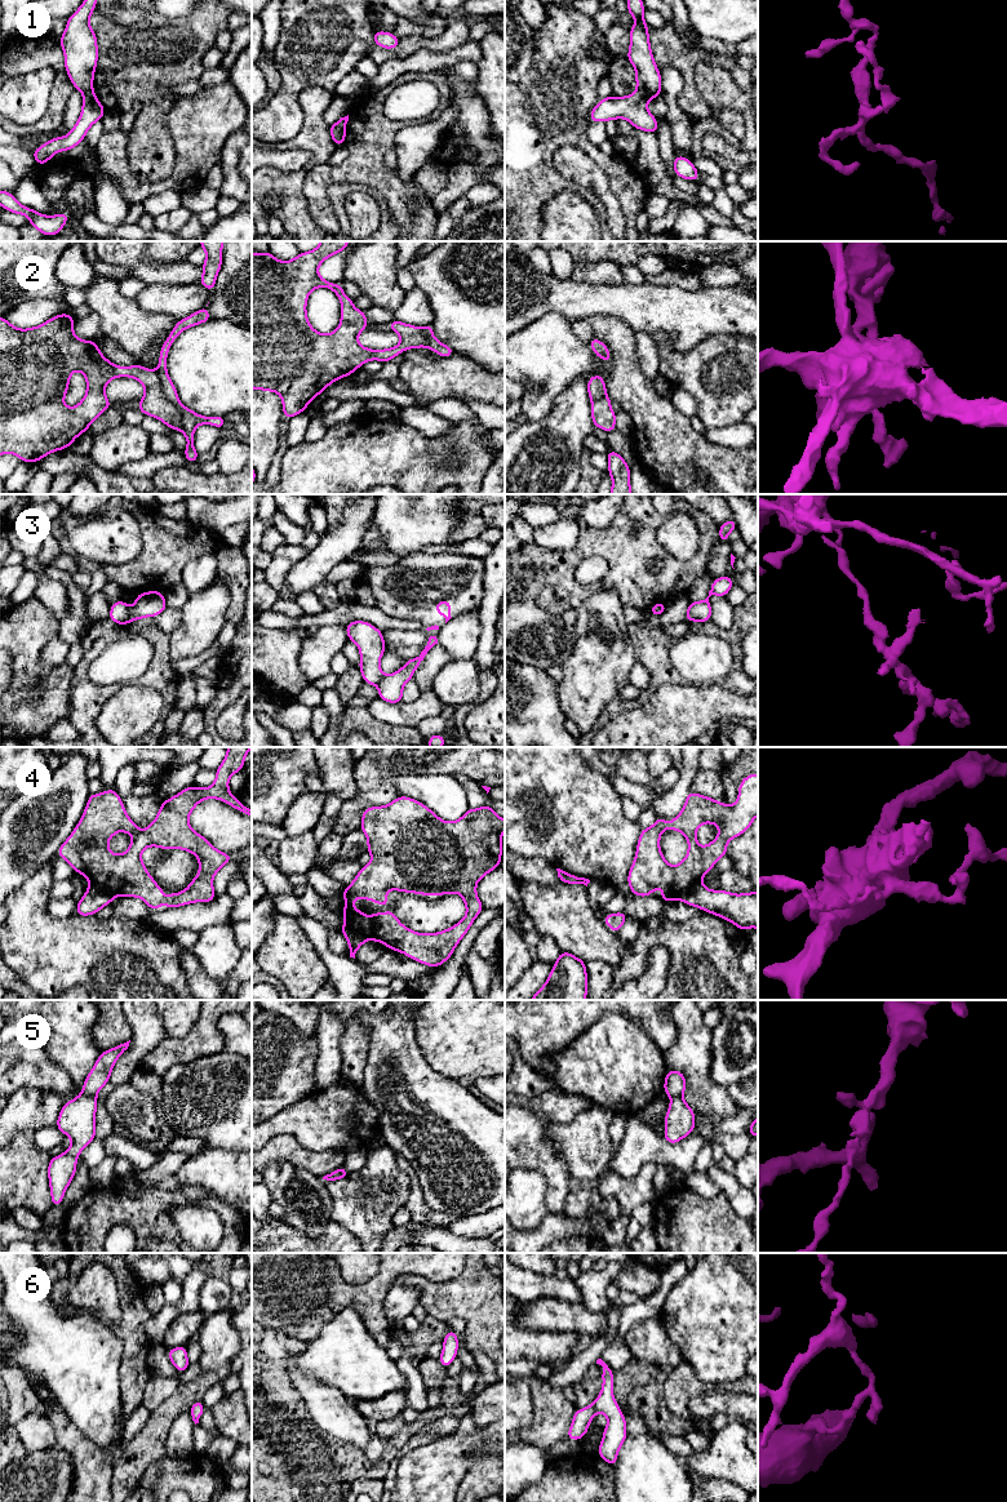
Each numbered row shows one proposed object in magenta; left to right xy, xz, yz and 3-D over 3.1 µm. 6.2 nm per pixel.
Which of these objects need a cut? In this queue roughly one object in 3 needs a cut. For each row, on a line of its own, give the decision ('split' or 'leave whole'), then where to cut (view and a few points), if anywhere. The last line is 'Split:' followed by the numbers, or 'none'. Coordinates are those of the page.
1: split; cut yz (637, 89), (648, 100)
2: split; cut xy (156, 372), (163, 394), (178, 408), (181, 430)
3: split; cut xy (128, 609), (131, 620)
4: split; cut xy (91, 883), (101, 885), (112, 897)
5: split; cut xy (81, 1092), (94, 1097)
6: leave whole; cut none
Split: 1, 2, 3, 4, 5

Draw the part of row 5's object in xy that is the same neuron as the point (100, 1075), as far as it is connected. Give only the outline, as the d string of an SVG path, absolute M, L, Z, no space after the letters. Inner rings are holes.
M130 1040L99 1054L94 1067L84 1080L81 1090L83 1094L88 1097L97 1097L101 1088L110 1081L114 1065L116 1059L128 1049L129 1043Z

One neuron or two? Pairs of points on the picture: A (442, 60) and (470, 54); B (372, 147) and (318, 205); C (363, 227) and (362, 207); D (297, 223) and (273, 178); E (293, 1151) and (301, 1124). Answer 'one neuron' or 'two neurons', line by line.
A: one neuron
B: one neuron
C: one neuron
D: one neuron
E: two neurons

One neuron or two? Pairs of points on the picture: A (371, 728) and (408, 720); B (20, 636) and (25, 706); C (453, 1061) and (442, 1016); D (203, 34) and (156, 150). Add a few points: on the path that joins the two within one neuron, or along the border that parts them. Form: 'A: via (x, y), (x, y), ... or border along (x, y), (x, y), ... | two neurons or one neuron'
A: border along (367, 706), (368, 711), (380, 720), (415, 729) | two neurons
B: via (25, 653), (25, 689) | one neuron
C: via (453, 1049), (453, 1027) | one neuron
D: via (172, 57), (145, 84), (145, 102), (150, 119) | one neuron

